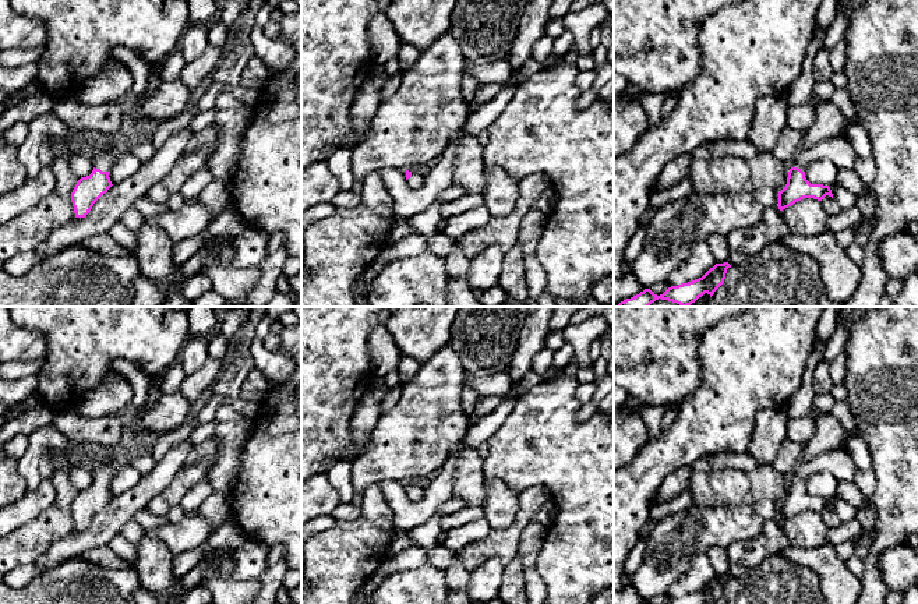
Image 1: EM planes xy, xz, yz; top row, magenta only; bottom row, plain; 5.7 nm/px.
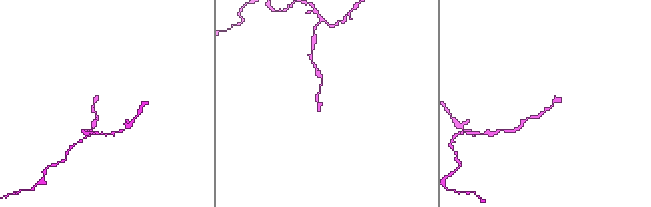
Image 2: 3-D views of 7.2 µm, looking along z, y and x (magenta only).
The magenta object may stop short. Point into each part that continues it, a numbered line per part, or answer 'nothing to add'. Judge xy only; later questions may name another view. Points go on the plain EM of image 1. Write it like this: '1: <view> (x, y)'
1: xy (103, 472)

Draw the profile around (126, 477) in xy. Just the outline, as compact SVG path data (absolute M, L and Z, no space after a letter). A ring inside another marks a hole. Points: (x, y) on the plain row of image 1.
M121 465L109 487L112 497L117 497L131 490L141 480L141 477L142 474L131 465Z

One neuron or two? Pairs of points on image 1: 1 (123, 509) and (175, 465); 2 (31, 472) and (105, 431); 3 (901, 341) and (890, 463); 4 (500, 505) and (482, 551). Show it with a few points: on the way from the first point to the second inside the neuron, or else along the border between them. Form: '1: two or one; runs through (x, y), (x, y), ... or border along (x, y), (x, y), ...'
1: one; runs through (136, 500), (162, 473)
2: two; border along (55, 424), (74, 444), (103, 442), (109, 445)
3: one; runs through (901, 371), (901, 385), (894, 401), (894, 433)
4: two; border along (516, 507), (516, 515), (507, 527), (491, 529)

